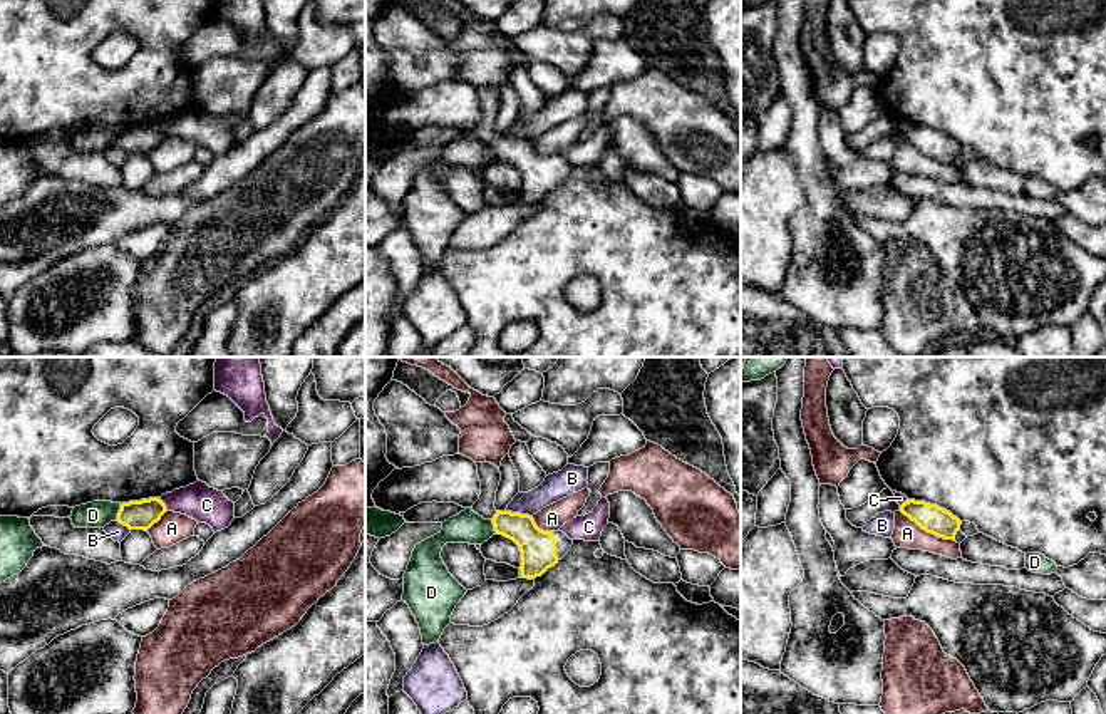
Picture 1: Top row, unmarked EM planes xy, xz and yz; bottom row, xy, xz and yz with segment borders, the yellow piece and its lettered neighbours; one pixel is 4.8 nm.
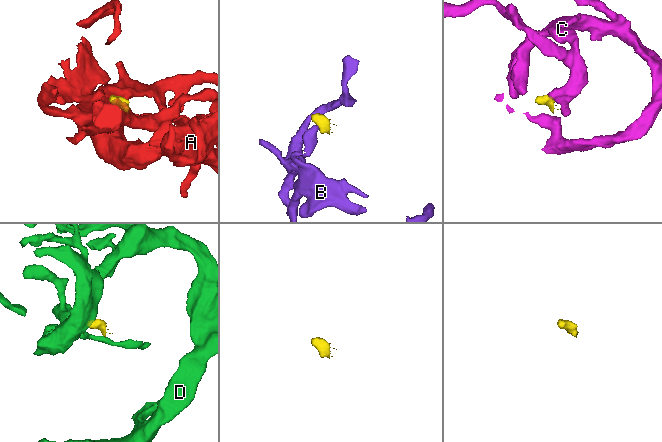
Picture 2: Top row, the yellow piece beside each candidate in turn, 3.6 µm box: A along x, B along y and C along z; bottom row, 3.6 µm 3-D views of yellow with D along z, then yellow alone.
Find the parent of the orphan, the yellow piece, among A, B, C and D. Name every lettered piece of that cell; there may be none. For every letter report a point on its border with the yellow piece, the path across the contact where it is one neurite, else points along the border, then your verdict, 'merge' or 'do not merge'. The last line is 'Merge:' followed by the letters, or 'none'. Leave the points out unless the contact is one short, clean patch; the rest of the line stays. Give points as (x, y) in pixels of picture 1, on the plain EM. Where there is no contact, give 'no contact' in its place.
A: meets yellow in yz at (927, 156); border along yz (899, 134), (927, 156), (954, 166); do not merge
B: meets yellow in xz at (518, 138); border along xz (505, 134), (532, 141); do not merge
C: meets yellow in xy at (165, 129); border along xy (158, 123), (168, 134); do not merge
D: meets yellow in xy at (118, 138); border along xy (121, 129), (114, 144); do not merge
Merge: none

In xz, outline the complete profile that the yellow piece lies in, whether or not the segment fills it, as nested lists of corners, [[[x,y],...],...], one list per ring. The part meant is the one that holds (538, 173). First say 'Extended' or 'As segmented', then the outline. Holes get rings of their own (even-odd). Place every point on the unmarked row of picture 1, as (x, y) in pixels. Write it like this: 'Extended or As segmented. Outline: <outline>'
Extended. Outline: [[[498,136],[491,146],[496,159],[503,159],[519,171],[519,194],[521,201],[528,204],[541,201],[555,191],[573,169],[573,164],[563,156],[540,154],[530,139]]]

